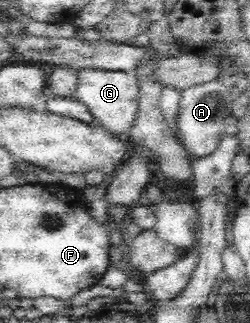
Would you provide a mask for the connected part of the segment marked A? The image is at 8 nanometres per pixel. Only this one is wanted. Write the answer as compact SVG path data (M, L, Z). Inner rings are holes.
M217 78L181 91L178 104L178 138L186 150L191 150L195 157L209 157L219 148L220 142L227 136L225 118L232 116L233 95Z

